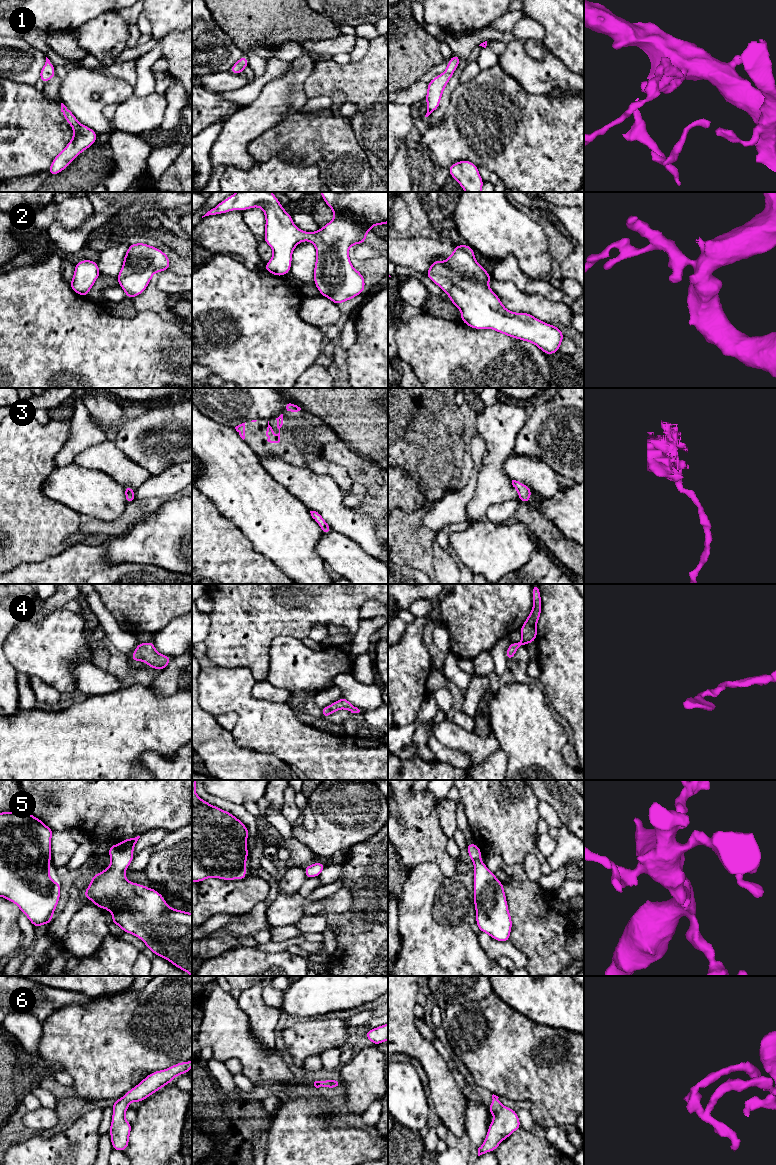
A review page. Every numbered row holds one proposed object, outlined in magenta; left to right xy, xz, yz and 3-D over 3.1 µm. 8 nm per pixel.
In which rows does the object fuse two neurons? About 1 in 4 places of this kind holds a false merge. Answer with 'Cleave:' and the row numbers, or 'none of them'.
Cleave: none of them

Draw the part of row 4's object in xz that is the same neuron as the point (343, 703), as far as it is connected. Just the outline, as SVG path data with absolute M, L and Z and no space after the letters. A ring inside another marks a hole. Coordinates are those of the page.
M342 697L341 699L335 701L331 705L328 705L321 709L321 715L322 717L327 717L336 712L337 710L340 709L346 709L351 713L359 713L360 710L352 705L345 697Z

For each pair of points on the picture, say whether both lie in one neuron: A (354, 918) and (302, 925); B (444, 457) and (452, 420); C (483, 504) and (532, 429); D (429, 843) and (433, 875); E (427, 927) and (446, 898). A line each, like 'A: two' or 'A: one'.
A: two
B: one
C: two
D: two
E: two

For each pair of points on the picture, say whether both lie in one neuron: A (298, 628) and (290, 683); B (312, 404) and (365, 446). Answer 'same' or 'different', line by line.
A: different
B: same

